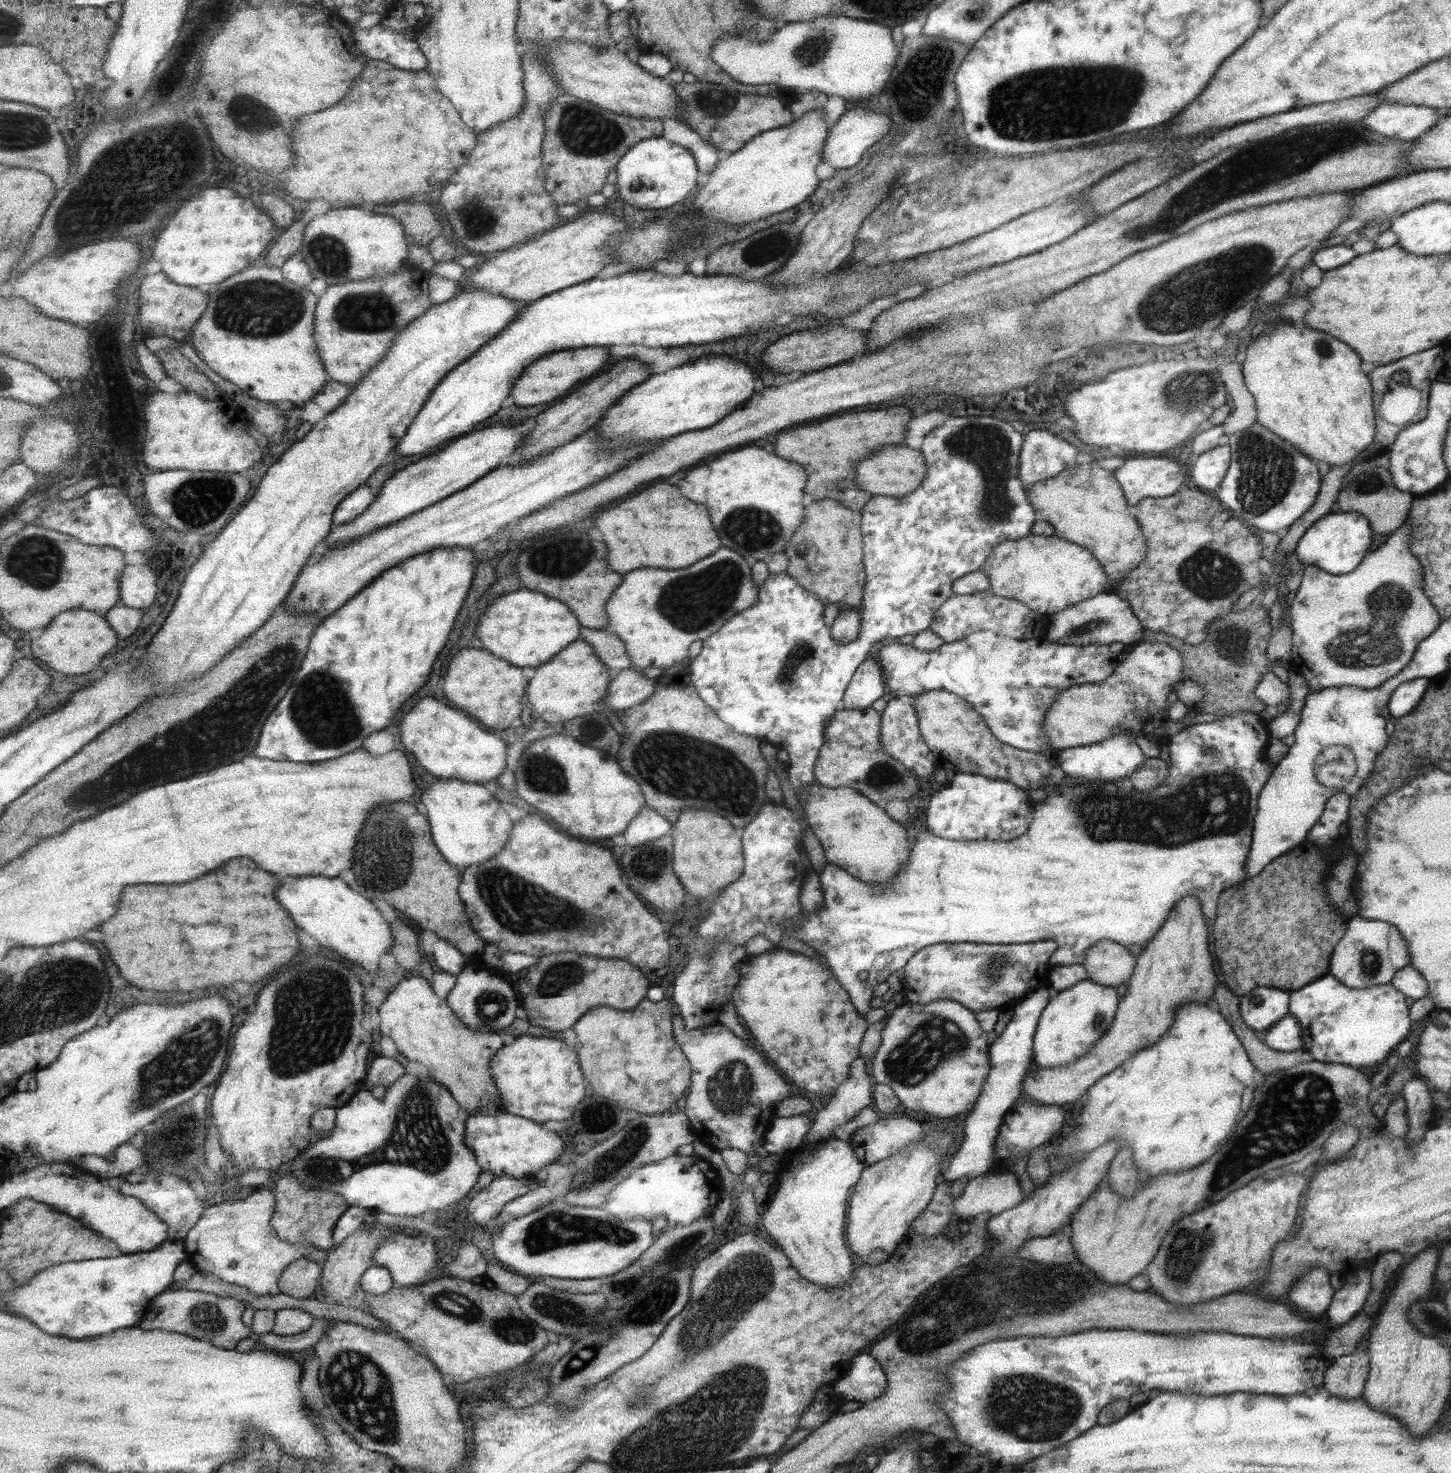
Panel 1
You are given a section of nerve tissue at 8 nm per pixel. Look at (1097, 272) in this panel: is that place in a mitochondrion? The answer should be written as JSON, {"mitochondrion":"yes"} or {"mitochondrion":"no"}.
{"mitochondrion":"no"}

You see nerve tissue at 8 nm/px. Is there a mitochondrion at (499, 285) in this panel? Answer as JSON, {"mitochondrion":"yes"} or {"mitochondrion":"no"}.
{"mitochondrion":"no"}

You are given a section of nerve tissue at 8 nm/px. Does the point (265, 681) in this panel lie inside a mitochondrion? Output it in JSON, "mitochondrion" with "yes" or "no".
{"mitochondrion":"yes"}

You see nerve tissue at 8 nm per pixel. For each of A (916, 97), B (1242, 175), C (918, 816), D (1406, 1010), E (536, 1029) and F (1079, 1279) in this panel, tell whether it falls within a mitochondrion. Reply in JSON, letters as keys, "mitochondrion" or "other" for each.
{"A":"mitochondrion","B":"mitochondrion","C":"other","D":"other","E":"other","F":"other"}

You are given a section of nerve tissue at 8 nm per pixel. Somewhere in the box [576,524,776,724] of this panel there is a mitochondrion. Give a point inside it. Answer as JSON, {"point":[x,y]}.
{"point":[693,603]}

